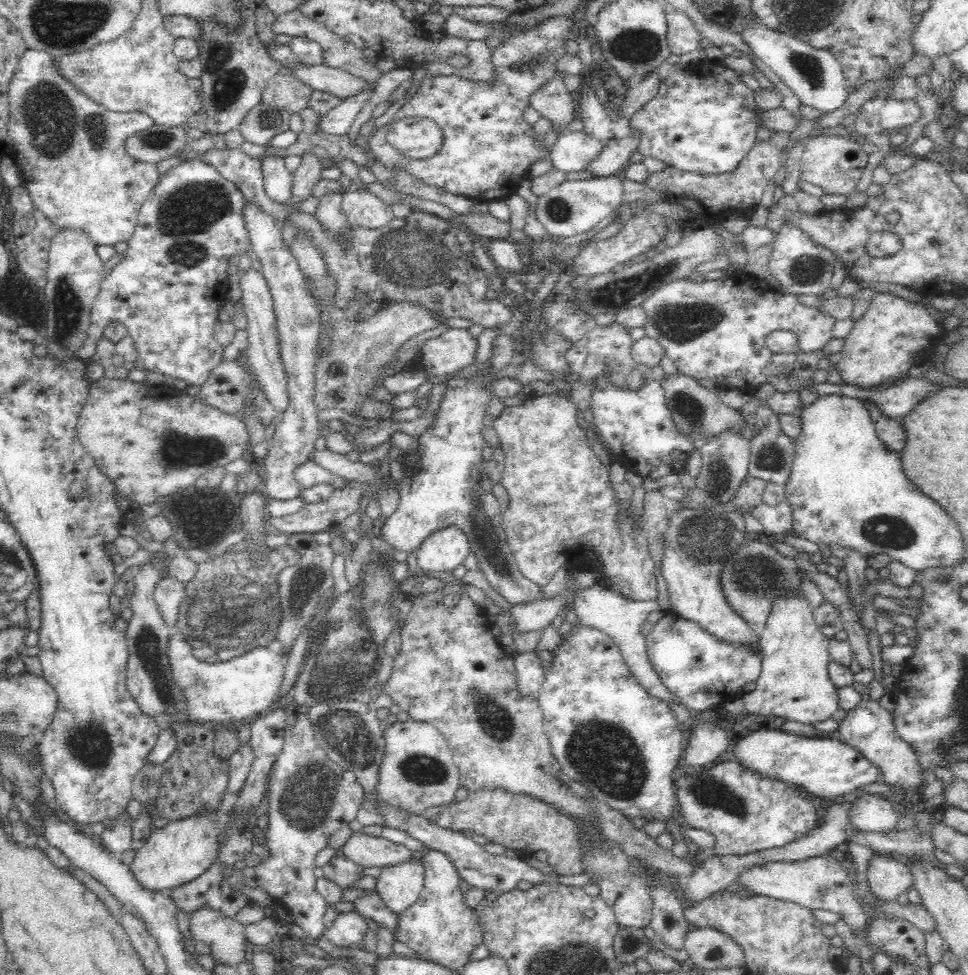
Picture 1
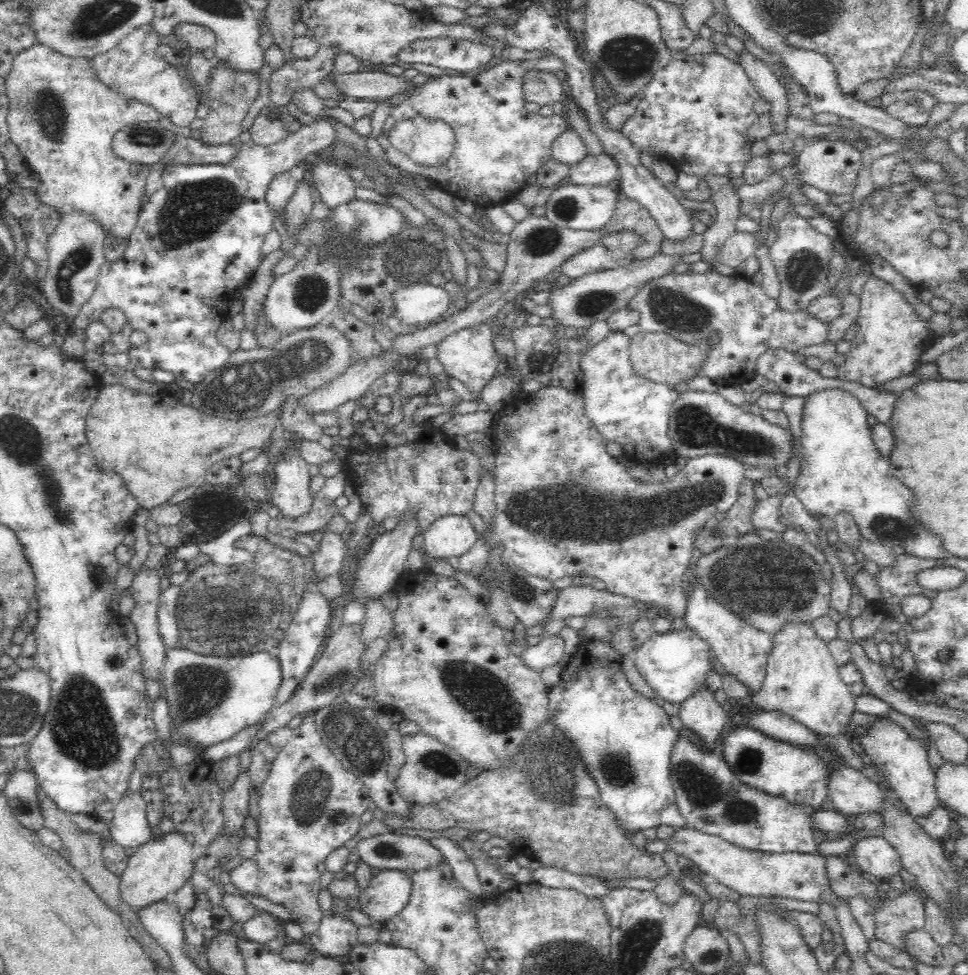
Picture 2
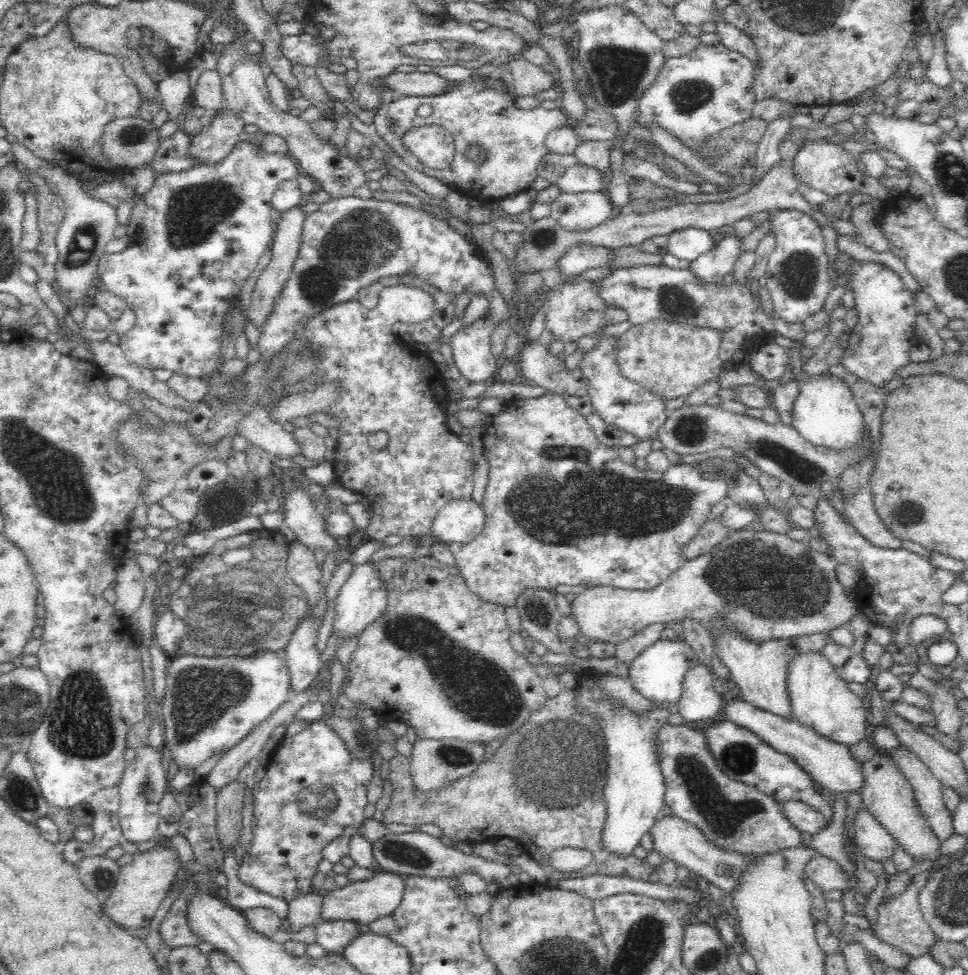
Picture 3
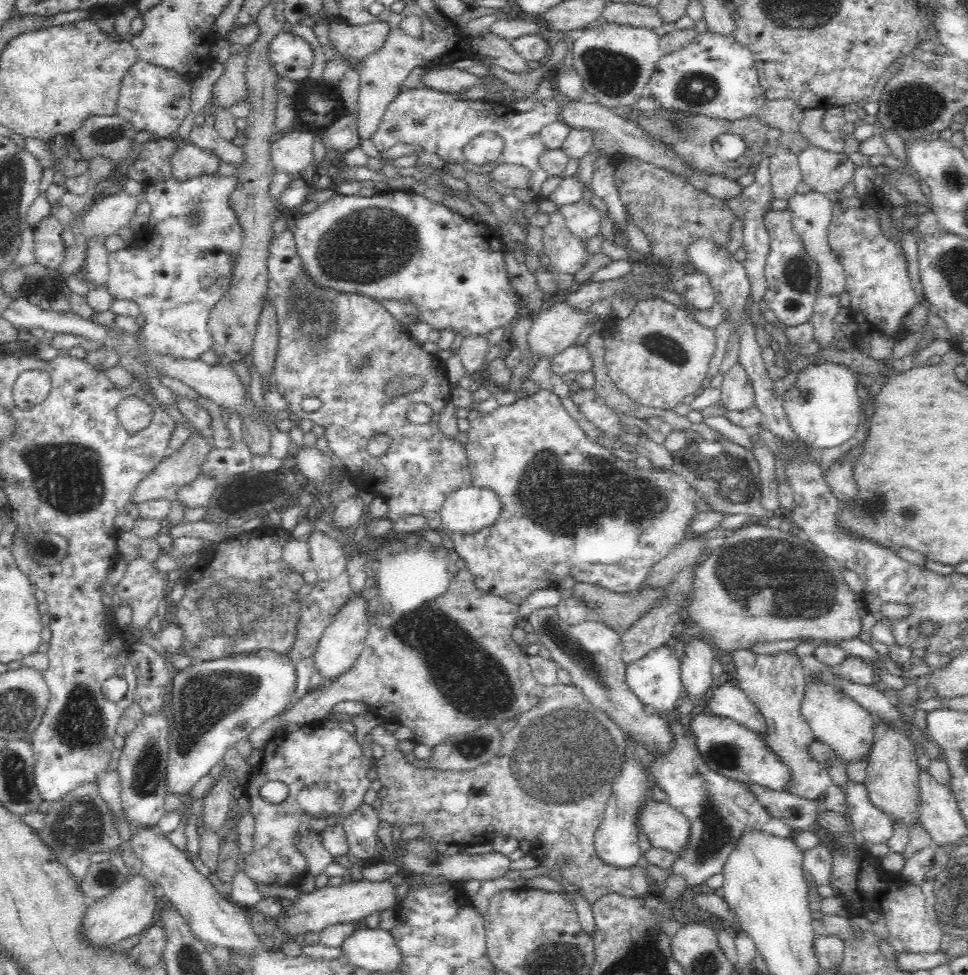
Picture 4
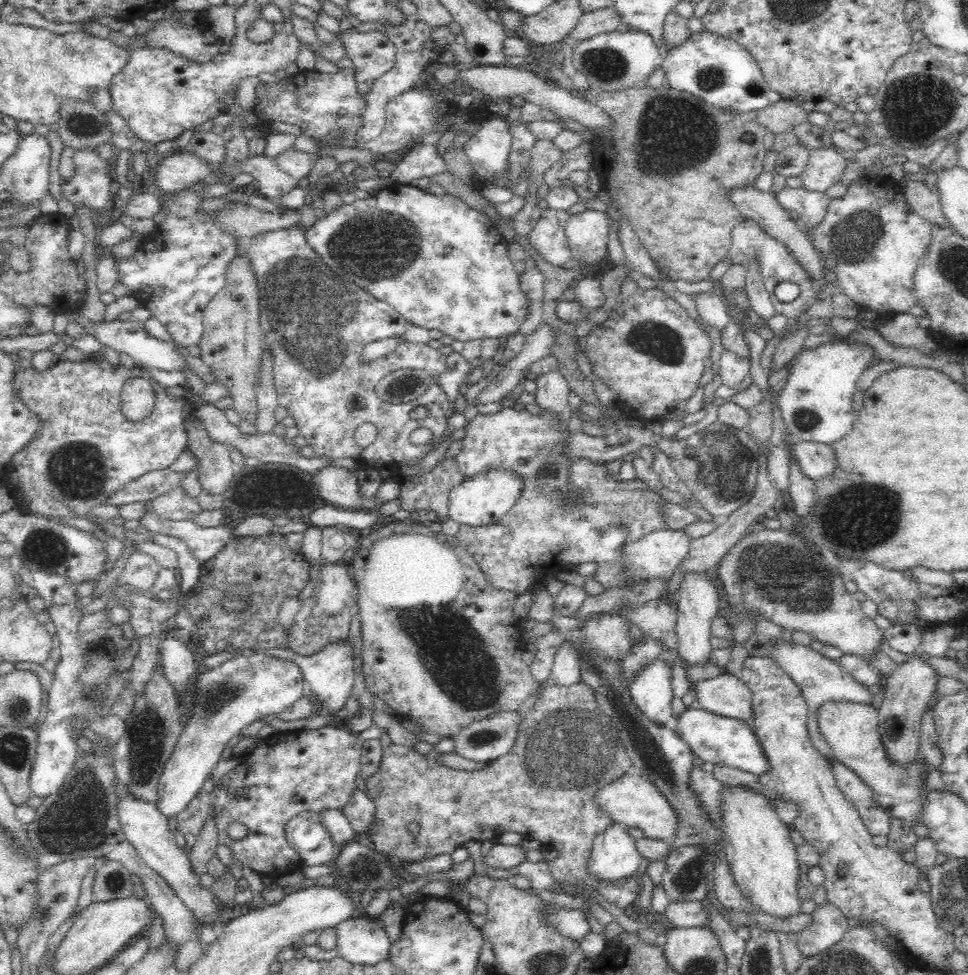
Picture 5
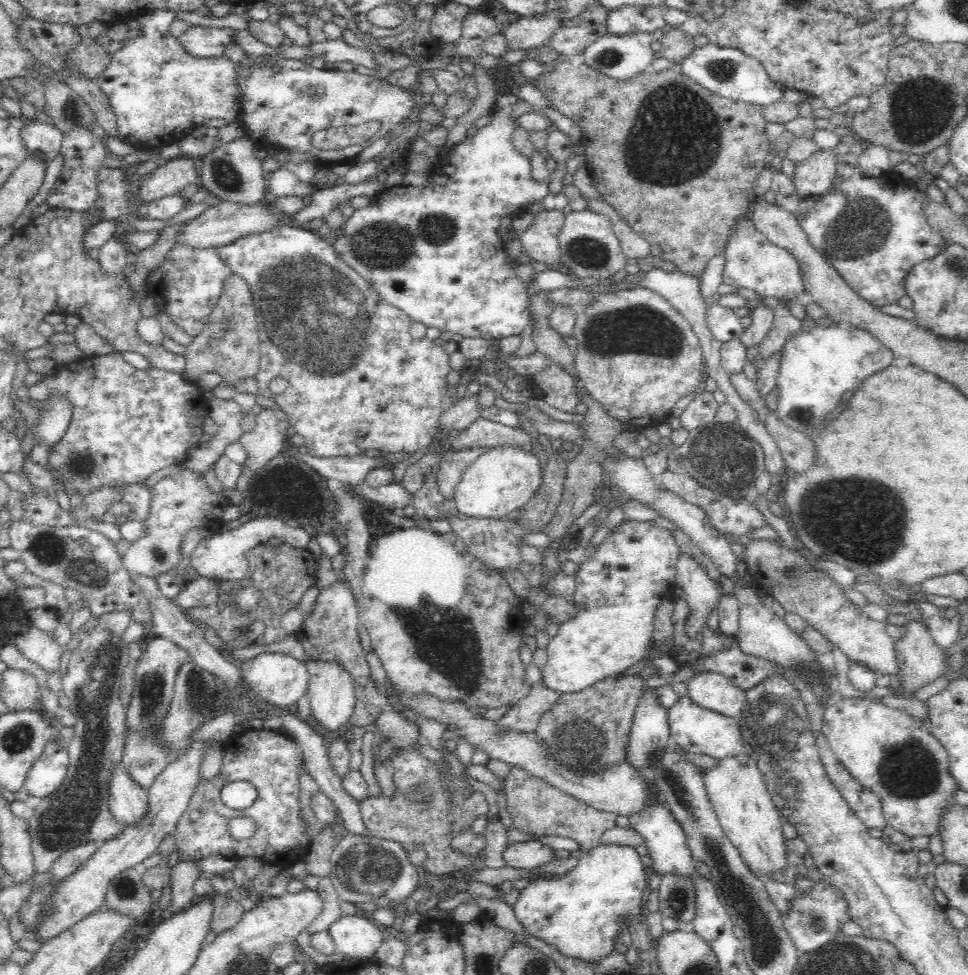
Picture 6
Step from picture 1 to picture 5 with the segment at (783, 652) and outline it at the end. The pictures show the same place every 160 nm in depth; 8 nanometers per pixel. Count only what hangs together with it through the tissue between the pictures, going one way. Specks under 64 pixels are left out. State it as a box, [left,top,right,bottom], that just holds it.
[818,702,934,826]

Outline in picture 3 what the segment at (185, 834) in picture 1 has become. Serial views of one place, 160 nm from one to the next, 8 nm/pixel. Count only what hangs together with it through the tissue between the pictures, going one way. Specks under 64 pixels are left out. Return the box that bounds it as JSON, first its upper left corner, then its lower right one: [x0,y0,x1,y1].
[101,842,179,933]

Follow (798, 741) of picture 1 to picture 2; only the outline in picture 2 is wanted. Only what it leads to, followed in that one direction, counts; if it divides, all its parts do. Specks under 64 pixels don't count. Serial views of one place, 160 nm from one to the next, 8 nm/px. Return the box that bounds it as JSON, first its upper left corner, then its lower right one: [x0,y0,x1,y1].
[721,726,831,809]

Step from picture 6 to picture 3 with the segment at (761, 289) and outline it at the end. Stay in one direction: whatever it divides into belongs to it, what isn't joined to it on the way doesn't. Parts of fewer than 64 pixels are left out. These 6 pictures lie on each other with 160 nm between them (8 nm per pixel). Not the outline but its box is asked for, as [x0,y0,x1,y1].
[765,209,832,324]

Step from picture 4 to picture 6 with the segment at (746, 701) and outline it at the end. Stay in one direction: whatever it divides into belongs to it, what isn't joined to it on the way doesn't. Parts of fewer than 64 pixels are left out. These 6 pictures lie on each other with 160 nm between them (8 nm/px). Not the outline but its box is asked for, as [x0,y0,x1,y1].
[685,671,746,718]

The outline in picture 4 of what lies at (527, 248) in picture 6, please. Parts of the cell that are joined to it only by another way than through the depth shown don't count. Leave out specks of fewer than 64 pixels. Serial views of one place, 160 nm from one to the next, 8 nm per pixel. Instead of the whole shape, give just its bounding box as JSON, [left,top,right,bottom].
[542,211,589,275]

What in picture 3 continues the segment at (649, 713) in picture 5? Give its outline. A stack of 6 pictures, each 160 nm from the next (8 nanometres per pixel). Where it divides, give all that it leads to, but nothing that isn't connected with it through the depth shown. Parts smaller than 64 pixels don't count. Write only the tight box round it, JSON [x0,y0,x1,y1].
[628,638,698,705]

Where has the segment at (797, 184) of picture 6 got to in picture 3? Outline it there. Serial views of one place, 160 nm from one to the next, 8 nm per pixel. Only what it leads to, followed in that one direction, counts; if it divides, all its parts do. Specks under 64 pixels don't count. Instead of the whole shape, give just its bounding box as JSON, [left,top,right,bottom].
[793,140,889,198]

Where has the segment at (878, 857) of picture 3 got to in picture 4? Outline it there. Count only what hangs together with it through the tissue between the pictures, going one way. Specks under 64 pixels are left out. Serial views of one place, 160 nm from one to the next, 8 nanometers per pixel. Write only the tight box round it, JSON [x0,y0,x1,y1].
[843,779,893,844]

